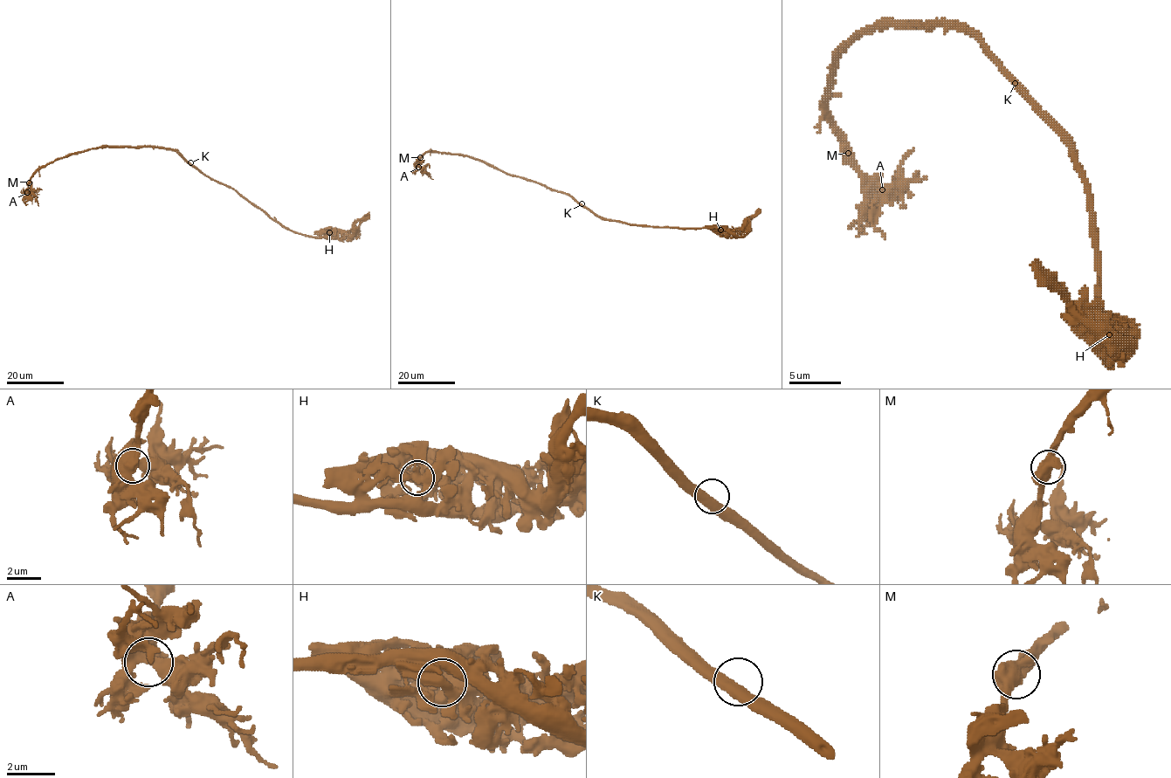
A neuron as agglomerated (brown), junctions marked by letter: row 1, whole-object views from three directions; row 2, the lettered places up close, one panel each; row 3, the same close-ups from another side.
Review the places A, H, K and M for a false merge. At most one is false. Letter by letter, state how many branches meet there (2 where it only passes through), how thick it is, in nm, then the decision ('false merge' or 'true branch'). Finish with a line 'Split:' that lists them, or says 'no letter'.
A: 3 | 400 nm | true branch
H: 2 | 650 nm | false merge
K: 2 | 480 nm | true branch
M: 2 | 700 nm | true branch
Split: H

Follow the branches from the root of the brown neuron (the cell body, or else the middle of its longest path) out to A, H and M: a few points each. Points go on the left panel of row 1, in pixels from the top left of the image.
A: (189, 164), (175, 151), (163, 148), (93, 148), (57, 158), (42, 166), (30, 179), (27, 192)
H: (189, 164), (233, 188), (292, 230), (318, 237), (329, 232)
M: (189, 164), (175, 151), (163, 148), (98, 147), (47, 162), (29, 182)

